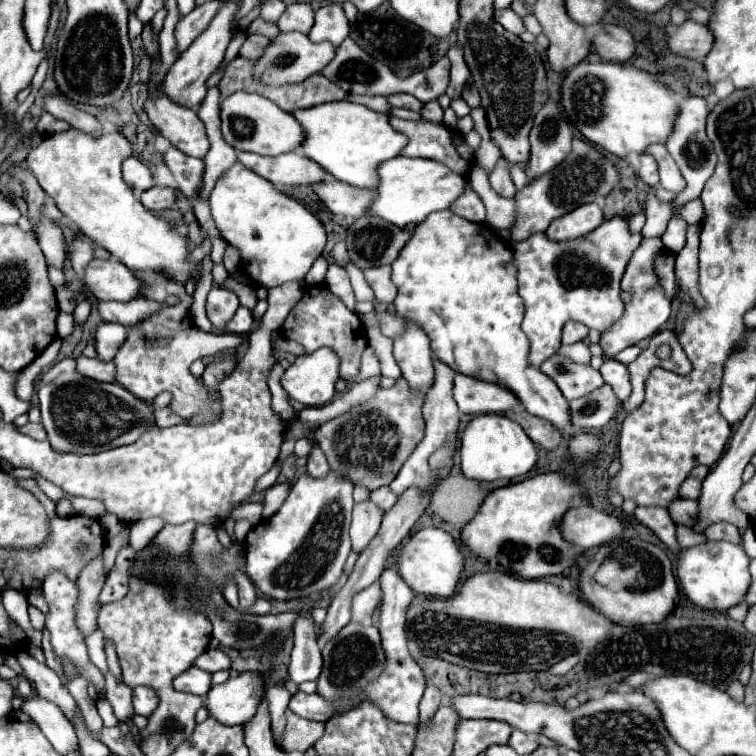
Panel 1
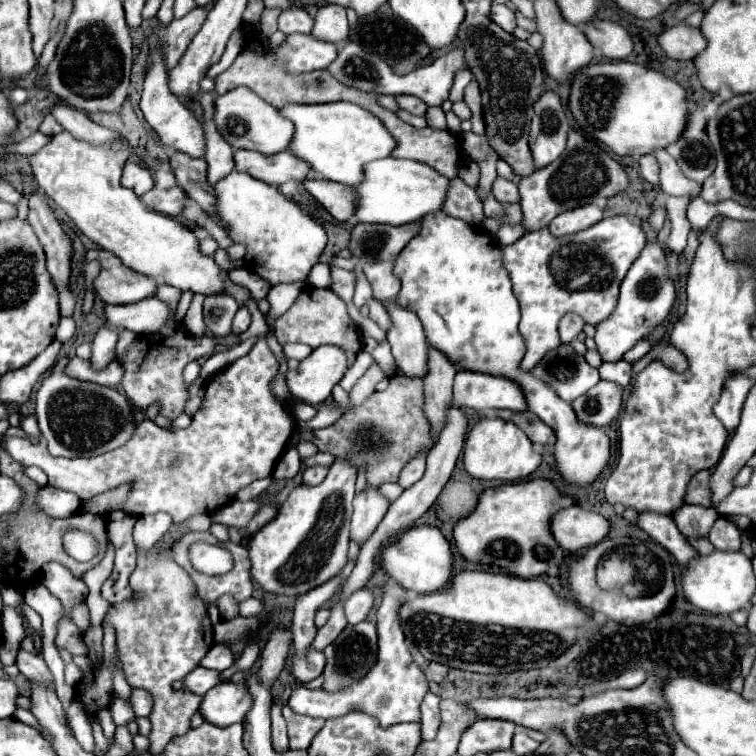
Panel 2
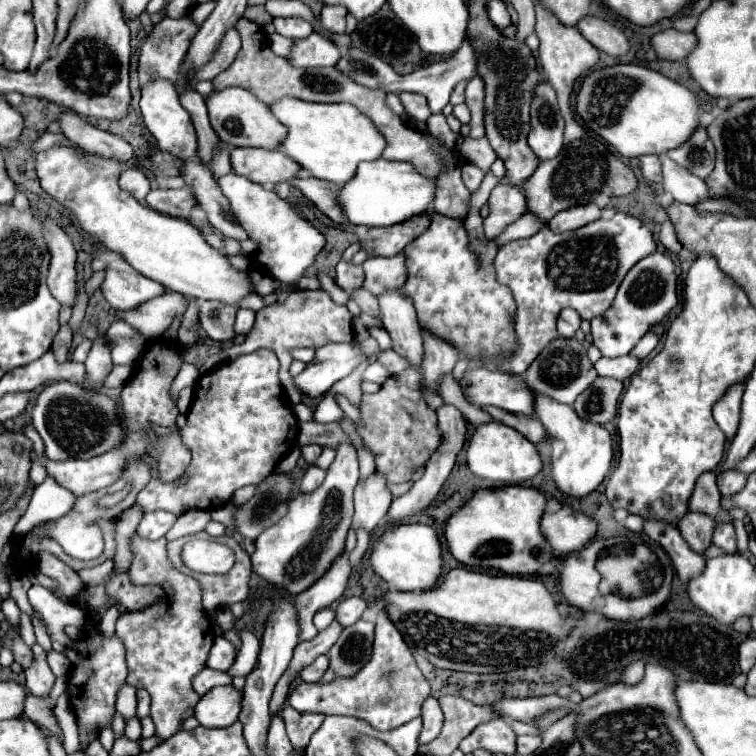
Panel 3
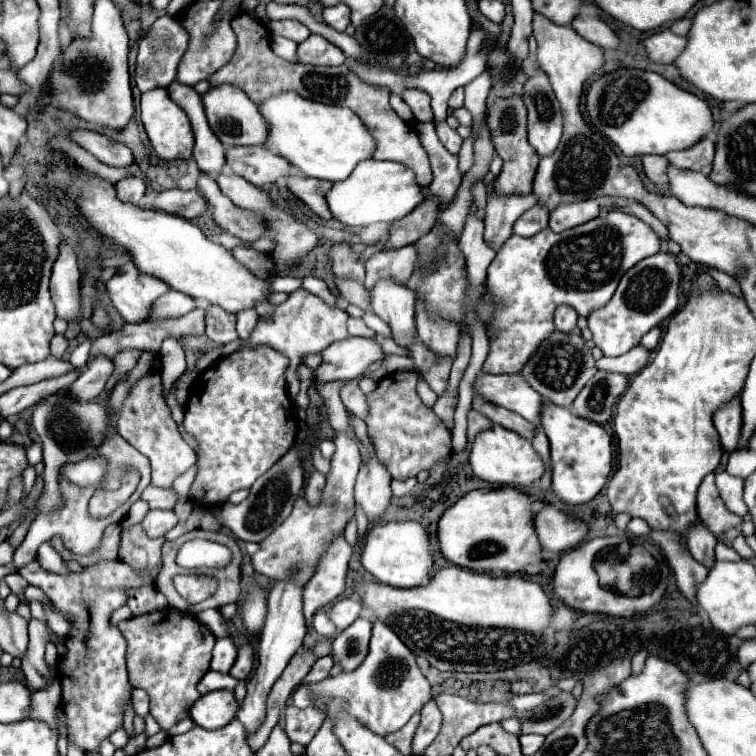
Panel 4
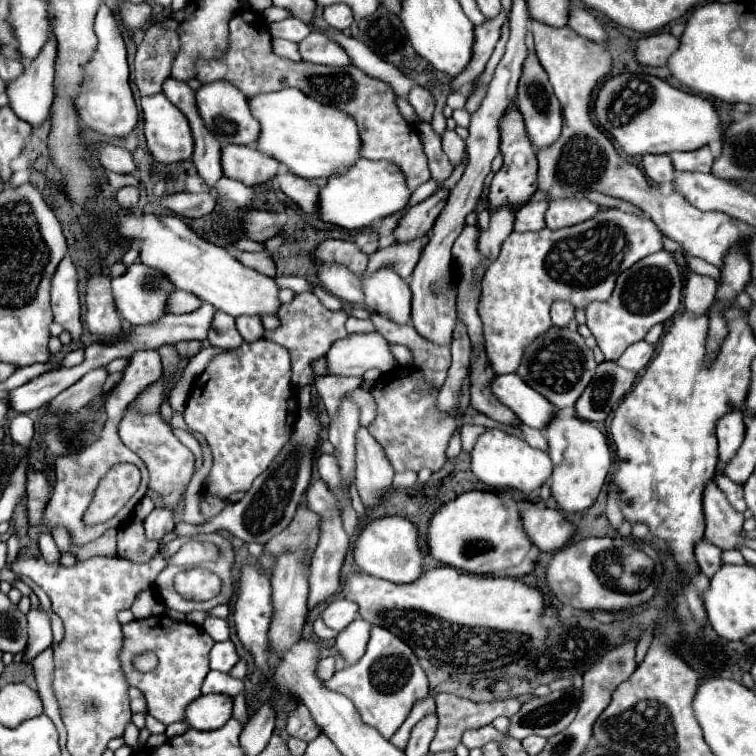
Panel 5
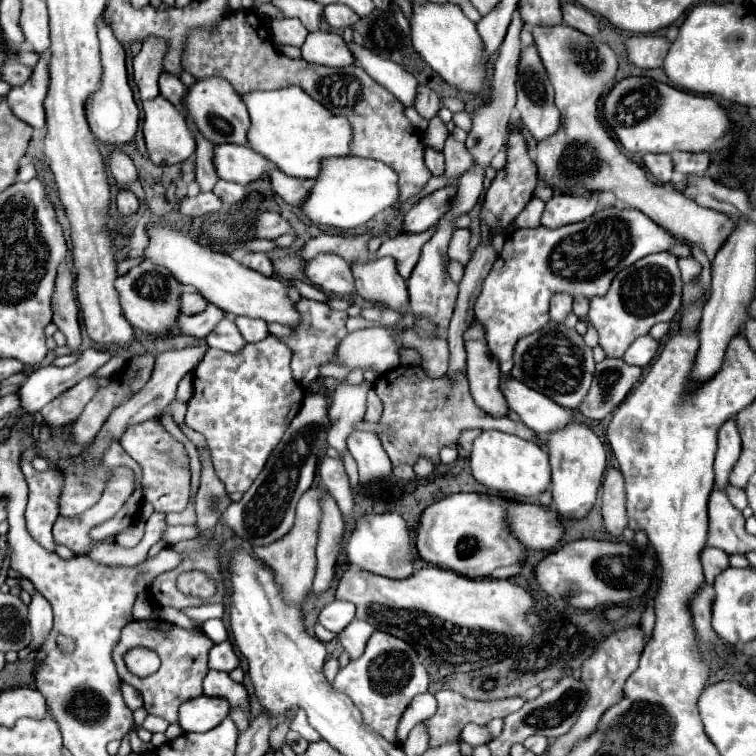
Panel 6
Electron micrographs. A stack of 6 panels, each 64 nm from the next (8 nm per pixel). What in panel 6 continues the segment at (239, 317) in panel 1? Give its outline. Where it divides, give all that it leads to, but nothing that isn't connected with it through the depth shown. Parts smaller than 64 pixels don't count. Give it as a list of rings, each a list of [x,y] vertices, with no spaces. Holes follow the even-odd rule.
[[[234,318],[234,324],[238,326],[238,330],[246,342],[260,342],[268,336],[268,324],[264,324],[264,320]]]

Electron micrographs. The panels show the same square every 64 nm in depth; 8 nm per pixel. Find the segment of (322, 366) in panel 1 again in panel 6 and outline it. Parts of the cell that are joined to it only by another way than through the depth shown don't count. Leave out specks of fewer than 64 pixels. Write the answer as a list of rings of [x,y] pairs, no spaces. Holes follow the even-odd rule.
[[[400,314],[400,318],[394,324],[390,324],[390,326],[376,324],[376,326],[370,326],[370,328],[358,330],[358,332],[352,332],[352,334],[348,334],[340,342],[340,346],[336,350],[334,362],[344,364],[344,366],[348,366],[352,370],[354,368],[362,368],[362,370],[376,370],[380,374],[390,372],[392,368],[398,368],[398,364],[400,364],[400,350],[404,350],[404,346],[402,346],[402,342],[400,342],[398,336],[402,336],[406,330],[416,330],[418,334],[424,334],[424,332],[420,332],[416,328],[414,316],[404,316],[404,314]]]

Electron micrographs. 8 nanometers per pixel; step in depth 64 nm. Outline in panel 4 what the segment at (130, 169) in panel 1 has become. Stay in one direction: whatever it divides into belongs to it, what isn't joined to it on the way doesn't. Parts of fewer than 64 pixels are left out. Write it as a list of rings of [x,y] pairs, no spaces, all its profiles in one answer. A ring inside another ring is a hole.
[[[132,176],[132,178],[116,184],[118,198],[126,200],[126,202],[132,202],[132,204],[138,204],[142,200],[144,192],[146,192],[146,182],[140,176]]]

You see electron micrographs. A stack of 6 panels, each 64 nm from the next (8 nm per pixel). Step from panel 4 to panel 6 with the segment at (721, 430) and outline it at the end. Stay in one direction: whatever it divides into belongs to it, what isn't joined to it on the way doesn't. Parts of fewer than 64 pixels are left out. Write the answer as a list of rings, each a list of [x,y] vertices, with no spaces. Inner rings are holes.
[[[728,420],[720,432],[718,432],[718,454],[714,462],[714,474],[716,474],[716,490],[726,490],[730,472],[740,456],[740,434],[736,430],[736,422]]]

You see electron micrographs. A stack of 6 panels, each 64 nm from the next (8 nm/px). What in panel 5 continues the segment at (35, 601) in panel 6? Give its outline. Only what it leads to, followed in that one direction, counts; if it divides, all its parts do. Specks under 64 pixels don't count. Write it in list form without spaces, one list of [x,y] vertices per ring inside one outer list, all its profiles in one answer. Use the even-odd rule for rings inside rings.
[[[42,604],[32,606],[26,616],[28,616],[28,646],[24,660],[32,662],[36,654],[40,654],[52,644],[52,628],[50,628],[50,618],[44,612]]]

